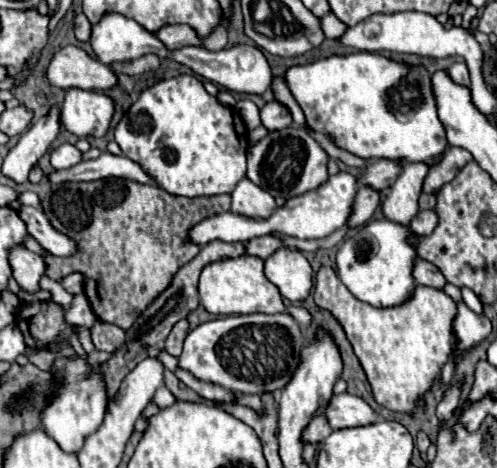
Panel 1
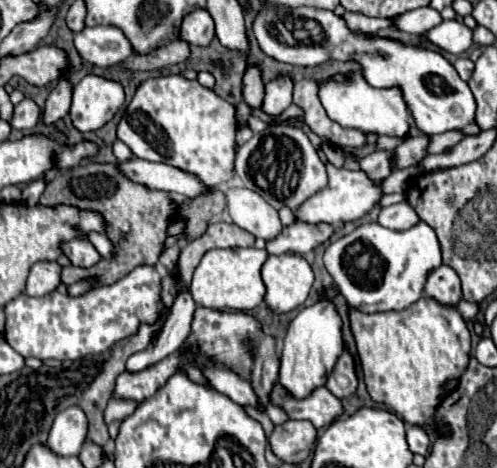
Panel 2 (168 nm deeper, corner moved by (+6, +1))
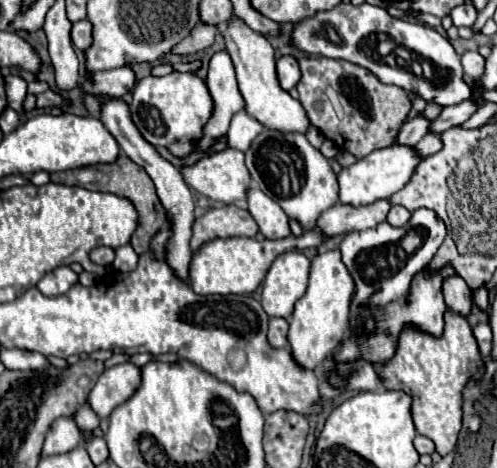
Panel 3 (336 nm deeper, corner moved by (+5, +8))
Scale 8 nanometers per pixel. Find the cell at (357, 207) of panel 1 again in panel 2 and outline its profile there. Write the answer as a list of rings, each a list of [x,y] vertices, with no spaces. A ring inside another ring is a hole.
[[[374,151],[372,155],[360,159],[360,169],[374,181],[388,177],[392,173],[392,151]]]

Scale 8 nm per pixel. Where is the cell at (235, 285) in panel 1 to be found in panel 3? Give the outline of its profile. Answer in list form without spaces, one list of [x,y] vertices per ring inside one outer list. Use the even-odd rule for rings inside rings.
[[[307,230],[301,236],[287,236],[281,240],[255,240],[255,238],[225,238],[225,240],[213,240],[199,248],[197,254],[193,254],[191,266],[189,266],[189,280],[191,288],[201,294],[251,294],[259,288],[259,284],[265,280],[267,268],[271,262],[287,252],[287,250],[303,250],[309,246],[319,246],[325,240],[323,234],[315,230]]]

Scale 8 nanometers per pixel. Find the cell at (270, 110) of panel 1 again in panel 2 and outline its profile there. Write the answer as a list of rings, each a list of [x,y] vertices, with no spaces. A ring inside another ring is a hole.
[[[280,75],[272,81],[266,83],[266,99],[264,99],[264,105],[262,109],[268,113],[268,115],[280,115],[286,107],[290,107],[292,103],[292,79],[288,75]]]

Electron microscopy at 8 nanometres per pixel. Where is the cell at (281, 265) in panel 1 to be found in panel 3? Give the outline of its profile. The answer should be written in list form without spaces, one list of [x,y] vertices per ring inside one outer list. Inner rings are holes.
[[[291,250],[275,258],[263,282],[263,310],[269,316],[291,318],[295,302],[305,294],[311,262],[303,252]]]

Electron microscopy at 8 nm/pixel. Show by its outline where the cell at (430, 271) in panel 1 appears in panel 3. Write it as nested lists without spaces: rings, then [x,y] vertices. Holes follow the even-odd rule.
[[[453,274],[449,276],[445,282],[443,282],[443,298],[445,298],[445,304],[449,310],[455,310],[463,316],[469,314],[471,306],[473,306],[473,292],[469,290],[469,286],[465,284],[465,280],[459,276],[459,274]]]

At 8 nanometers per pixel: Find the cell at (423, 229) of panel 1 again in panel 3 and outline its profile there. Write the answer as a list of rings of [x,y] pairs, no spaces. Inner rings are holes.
[[[391,206],[389,214],[387,214],[387,222],[391,226],[405,226],[409,218],[411,218],[411,212],[407,208],[403,208],[403,206]]]

